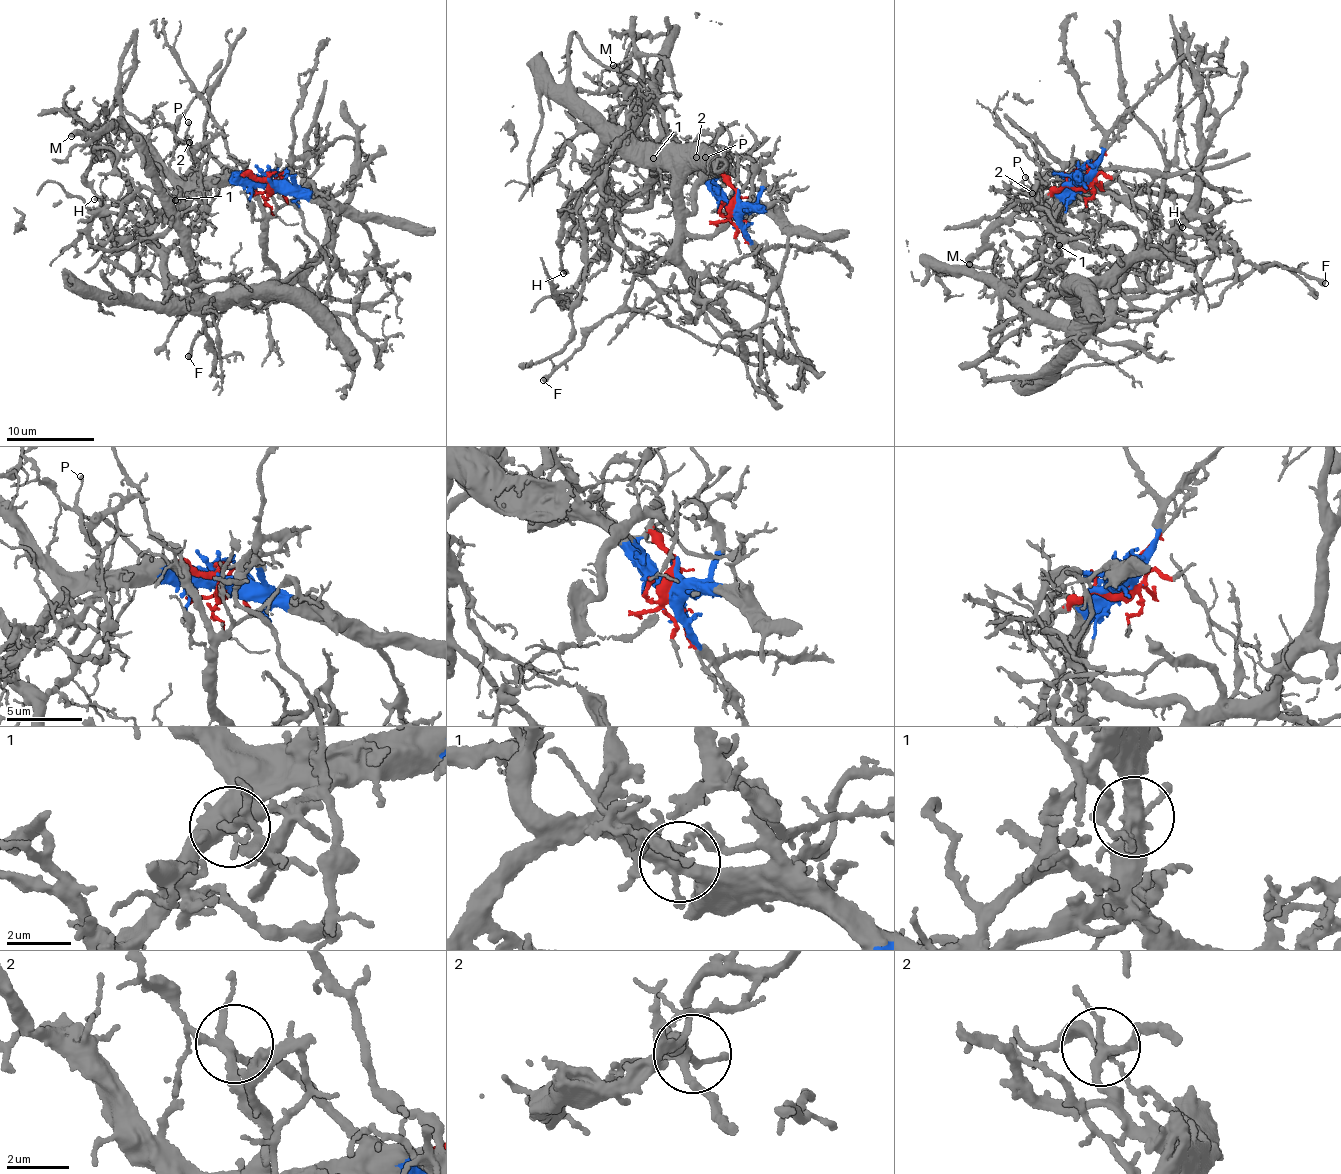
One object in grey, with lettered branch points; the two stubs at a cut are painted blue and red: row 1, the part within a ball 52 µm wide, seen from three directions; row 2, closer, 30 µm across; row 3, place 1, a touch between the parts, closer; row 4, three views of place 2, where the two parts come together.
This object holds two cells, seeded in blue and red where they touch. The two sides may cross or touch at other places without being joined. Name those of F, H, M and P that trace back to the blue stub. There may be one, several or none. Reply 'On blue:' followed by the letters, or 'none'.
On blue: H, M, P

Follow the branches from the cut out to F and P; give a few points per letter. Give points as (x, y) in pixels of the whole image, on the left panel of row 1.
F: (271, 186), (245, 173), (278, 267), (275, 293), (247, 309), (232, 300), (188, 357)
P: (271, 186), (225, 177), (201, 177), (195, 157), (189, 152), (188, 122)

